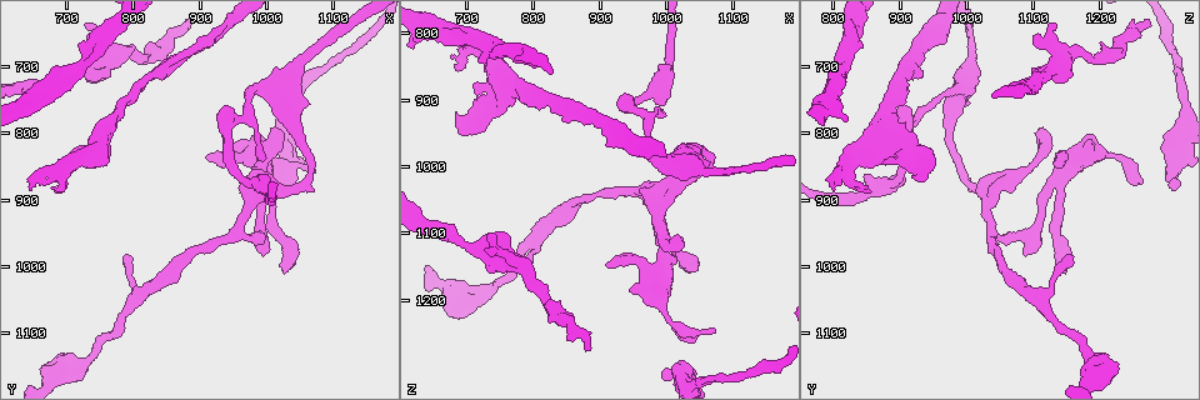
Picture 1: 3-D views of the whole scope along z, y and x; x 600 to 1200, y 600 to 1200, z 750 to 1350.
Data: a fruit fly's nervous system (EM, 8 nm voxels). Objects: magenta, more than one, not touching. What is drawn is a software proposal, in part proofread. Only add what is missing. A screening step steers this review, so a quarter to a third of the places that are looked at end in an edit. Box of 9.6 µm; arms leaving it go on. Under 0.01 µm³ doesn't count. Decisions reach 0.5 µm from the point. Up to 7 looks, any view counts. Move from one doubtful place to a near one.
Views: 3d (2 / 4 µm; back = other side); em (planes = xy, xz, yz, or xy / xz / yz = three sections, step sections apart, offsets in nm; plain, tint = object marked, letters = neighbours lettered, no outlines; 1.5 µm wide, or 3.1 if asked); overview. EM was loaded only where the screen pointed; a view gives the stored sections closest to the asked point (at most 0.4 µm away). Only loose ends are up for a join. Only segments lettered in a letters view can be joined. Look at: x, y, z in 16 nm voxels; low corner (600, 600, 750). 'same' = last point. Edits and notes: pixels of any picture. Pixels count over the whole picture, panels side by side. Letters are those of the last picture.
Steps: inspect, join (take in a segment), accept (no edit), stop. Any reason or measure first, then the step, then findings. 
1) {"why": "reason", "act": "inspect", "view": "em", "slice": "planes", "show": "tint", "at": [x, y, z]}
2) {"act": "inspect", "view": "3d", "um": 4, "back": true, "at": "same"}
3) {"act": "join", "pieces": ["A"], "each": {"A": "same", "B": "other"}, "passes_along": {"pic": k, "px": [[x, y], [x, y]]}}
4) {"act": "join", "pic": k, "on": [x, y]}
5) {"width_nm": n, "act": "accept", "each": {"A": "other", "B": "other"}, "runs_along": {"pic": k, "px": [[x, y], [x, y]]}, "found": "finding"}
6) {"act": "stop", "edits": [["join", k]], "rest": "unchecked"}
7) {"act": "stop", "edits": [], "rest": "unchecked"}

{"why": "free end", "act": "inspect", "view": "3d", "um": 4, "at": [725, 660, 835]}

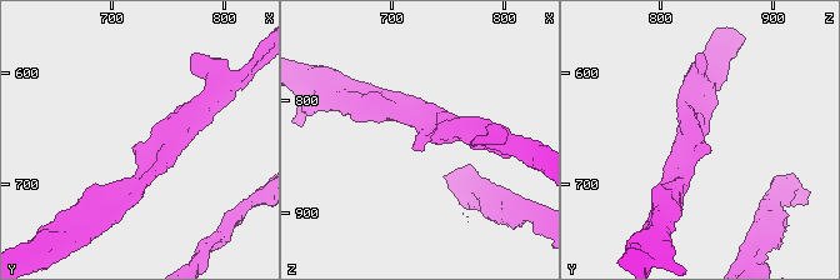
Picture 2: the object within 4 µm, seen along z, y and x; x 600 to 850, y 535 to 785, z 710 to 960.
{"why": "shape alone is not enough", "act": "inspect", "view": "em", "slice": "xy", "step": 8, "show": "letters", "at": [724, 660, 836]}

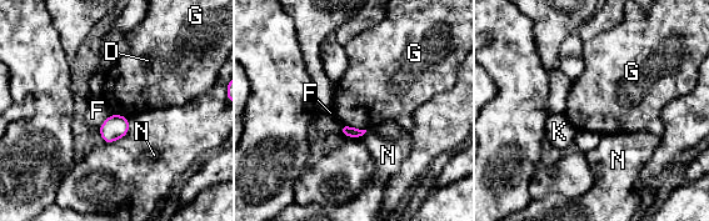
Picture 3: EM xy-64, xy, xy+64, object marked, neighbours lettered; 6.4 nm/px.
{"why": "another direction", "act": "inspect", "view": "em", "slice": "xz", "step": 8, "show": "letters", "at": "same"}

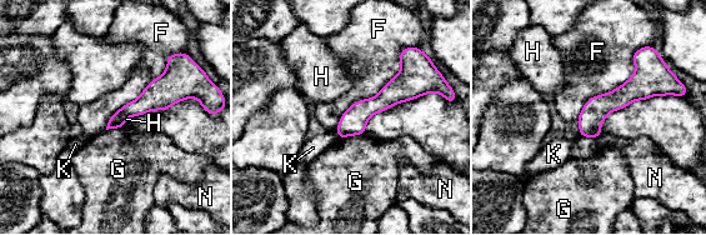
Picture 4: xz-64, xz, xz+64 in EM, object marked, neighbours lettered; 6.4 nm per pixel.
{"act": "accept", "each": {"F": "other", "G": "other", "H": "other", "K": "other", "N": "other"}, "runs_along": {"pic": 4, "px": [[419, 88], [394, 91], [340, 133]]}, "found": "no lettered segment goes on from it"}

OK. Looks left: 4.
{"why": "thin end", "act": "inspect", "view": "em", "slice": "xy", "step": 8, "show": "letters", "at": [645, 880, 800]}

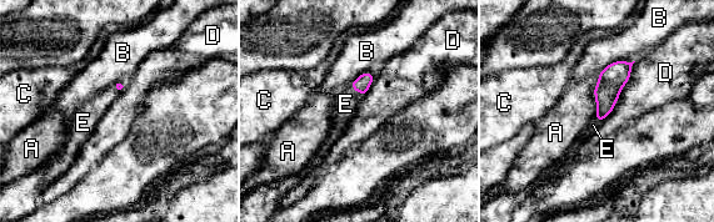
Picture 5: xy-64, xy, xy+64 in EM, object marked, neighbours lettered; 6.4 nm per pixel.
{"act": "inspect", "view": "em", "slice": "planes", "show": "letters", "at": "same"}

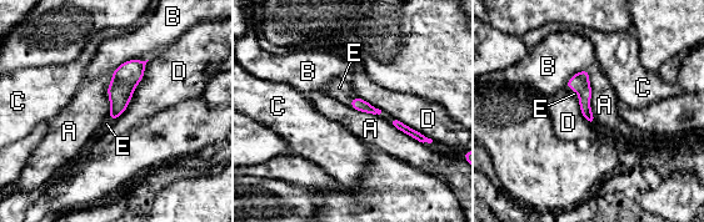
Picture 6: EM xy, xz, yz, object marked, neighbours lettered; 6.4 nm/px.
{"act": "join", "pieces": ["E"], "each": {"A": "other", "B": "other", "C": "other", "D": "other", "E": "same"}, "passes_along": {"pic": 6, "px": [[358, 104], [352, 101], [339, 87]]}, "found": "it goes on there"}

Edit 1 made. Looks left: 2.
{"act": "stop", "edits": [["join", 6]], "rest": "unchecked"}

